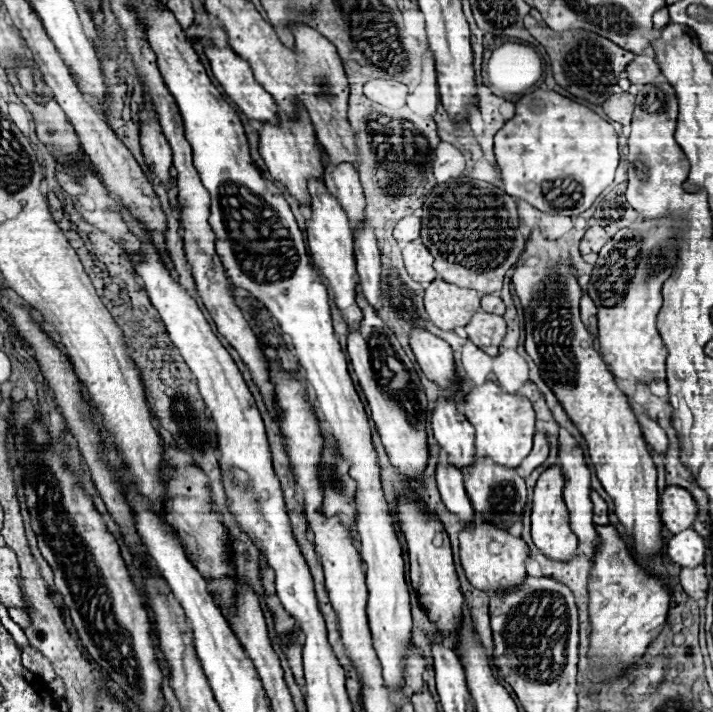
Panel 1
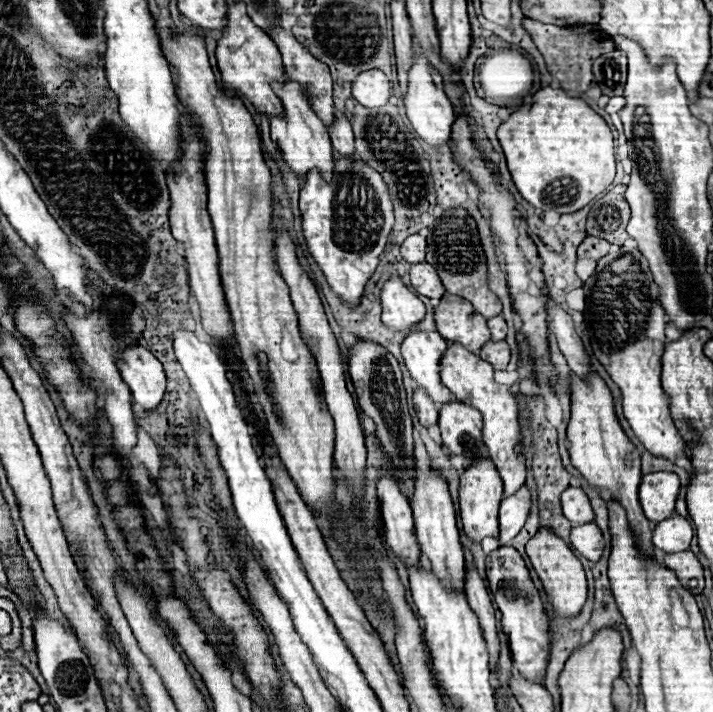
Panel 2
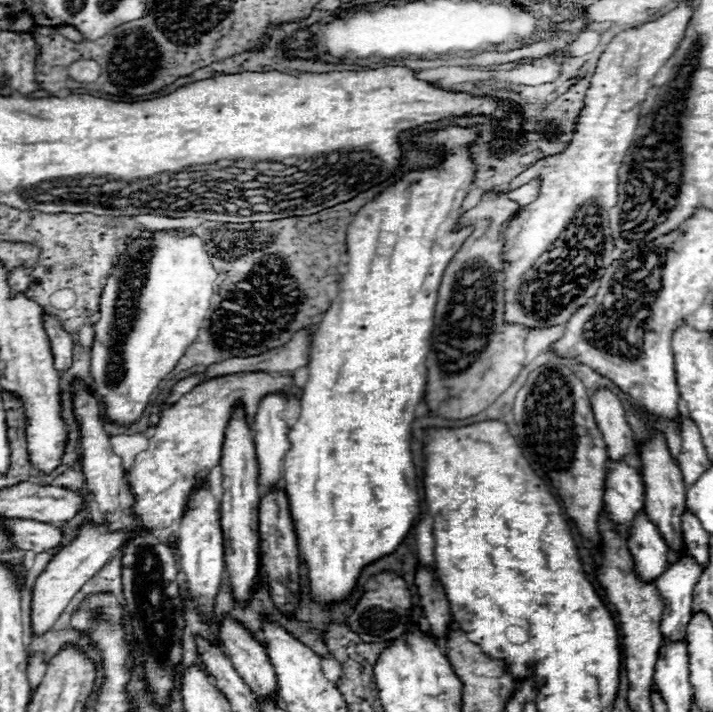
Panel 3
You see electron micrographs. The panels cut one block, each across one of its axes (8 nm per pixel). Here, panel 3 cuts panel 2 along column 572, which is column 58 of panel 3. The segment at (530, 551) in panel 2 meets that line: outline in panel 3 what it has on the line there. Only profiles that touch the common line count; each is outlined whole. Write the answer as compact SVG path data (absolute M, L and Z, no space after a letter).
M86 524L80 528L80 534L74 538L70 546L64 546L46 566L46 570L38 576L32 596L32 630L36 634L44 634L52 628L52 624L58 620L58 616L64 612L66 604L72 600L72 596L86 584L100 568L114 558L114 554L122 548L122 544L128 540L128 534L124 532L108 532L106 526L94 526Z

